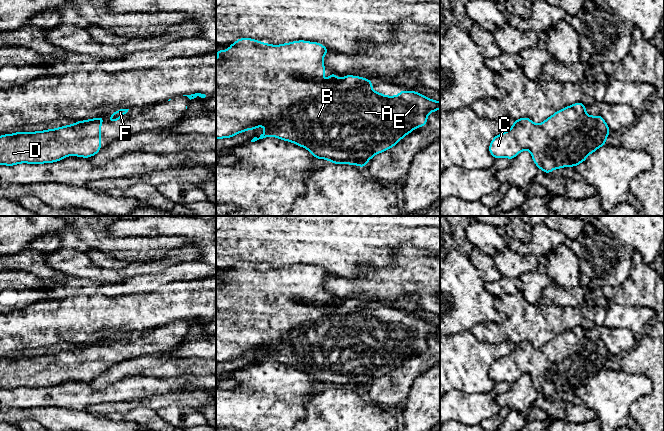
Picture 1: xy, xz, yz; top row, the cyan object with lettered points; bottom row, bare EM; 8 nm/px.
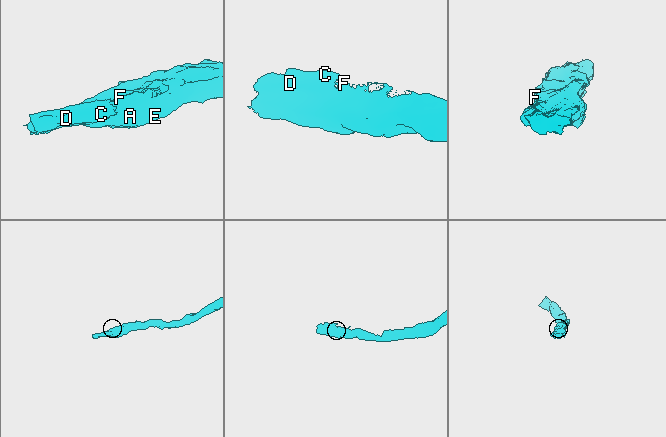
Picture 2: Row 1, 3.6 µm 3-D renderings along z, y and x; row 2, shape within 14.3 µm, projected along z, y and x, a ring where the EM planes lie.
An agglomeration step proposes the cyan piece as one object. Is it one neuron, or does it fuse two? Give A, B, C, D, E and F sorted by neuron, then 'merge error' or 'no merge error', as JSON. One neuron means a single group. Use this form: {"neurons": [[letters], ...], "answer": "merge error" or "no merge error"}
{"neurons": [["A", "B", "C", "D", "E", "F"]], "answer": "no merge error"}

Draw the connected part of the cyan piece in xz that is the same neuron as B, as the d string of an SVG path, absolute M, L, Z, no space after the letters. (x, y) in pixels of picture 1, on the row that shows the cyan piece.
M244 38L238 39L226 50L216 50L218 59L216 60L216 140L230 138L246 130L257 129L259 126L265 127L265 132L259 138L254 137L251 142L266 137L277 137L283 141L290 141L309 150L316 159L326 159L333 164L358 165L364 168L367 162L376 154L391 149L403 137L411 133L415 128L424 127L427 124L428 114L440 109L440 101L434 101L418 92L401 90L397 96L387 96L371 89L374 85L370 79L360 76L345 75L338 79L336 73L332 71L330 77L325 81L315 81L315 78L325 77L324 55L330 52L328 48L317 42L304 40L294 41L281 45L271 45L261 41Z

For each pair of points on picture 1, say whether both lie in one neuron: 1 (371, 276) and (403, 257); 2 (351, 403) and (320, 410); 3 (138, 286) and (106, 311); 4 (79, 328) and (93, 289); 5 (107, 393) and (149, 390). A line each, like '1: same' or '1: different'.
1: same
2: same
3: different
4: different
5: same

